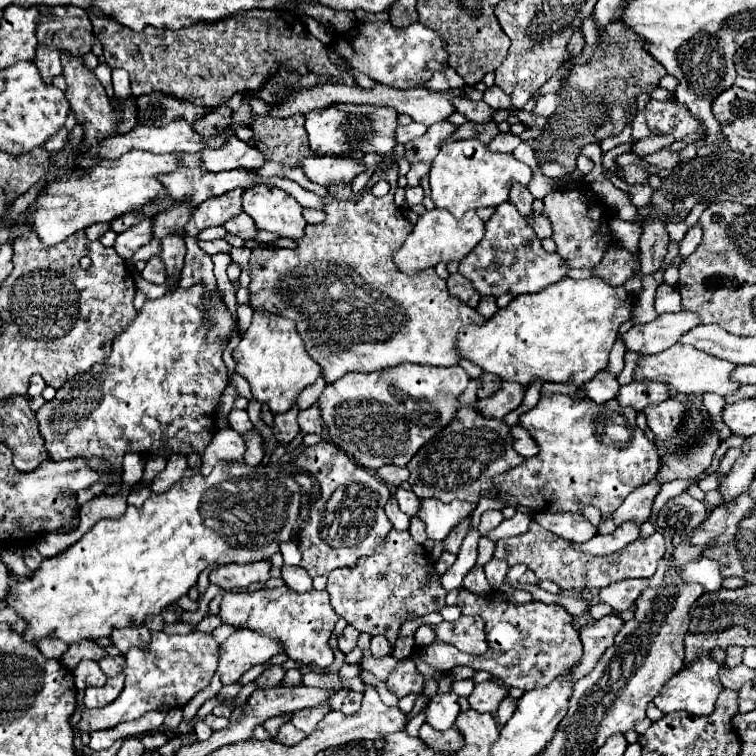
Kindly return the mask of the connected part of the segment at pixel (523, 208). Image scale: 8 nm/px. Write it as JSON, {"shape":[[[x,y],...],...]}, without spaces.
{"shape":[[[515,184],[513,188],[511,188],[511,194],[509,194],[509,202],[519,210],[519,214],[523,216],[523,218],[527,218],[533,210],[531,210],[531,204],[533,204],[533,196],[531,196],[531,192],[525,188],[525,186],[521,186],[521,184]]]}

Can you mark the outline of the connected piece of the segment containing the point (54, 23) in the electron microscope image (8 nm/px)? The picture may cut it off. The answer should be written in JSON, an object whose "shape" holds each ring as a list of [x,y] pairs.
{"shape":[[[39,6],[39,20],[37,20],[37,54],[33,58],[33,64],[41,72],[41,80],[45,84],[51,84],[55,76],[61,74],[61,62],[55,62],[55,54],[67,52],[71,56],[85,56],[91,52],[93,46],[93,32],[89,16],[83,8],[77,6]]]}

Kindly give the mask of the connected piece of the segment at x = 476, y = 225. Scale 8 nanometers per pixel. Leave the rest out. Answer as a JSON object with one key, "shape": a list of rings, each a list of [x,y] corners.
{"shape":[[[433,208],[417,220],[417,224],[413,226],[413,232],[407,236],[405,244],[393,254],[393,262],[403,274],[413,276],[427,268],[437,266],[439,262],[447,264],[451,260],[465,258],[477,246],[477,242],[483,238],[483,234],[485,234],[485,222],[477,216],[475,210],[469,210],[461,220],[457,220],[447,210]]]}

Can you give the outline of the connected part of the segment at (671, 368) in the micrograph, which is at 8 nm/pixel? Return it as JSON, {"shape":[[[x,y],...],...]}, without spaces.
{"shape":[[[673,344],[671,348],[663,350],[661,354],[653,354],[653,356],[641,356],[637,362],[637,368],[633,370],[633,380],[653,380],[653,382],[663,382],[673,386],[677,392],[681,394],[705,394],[705,392],[713,392],[713,394],[721,394],[721,396],[729,396],[733,394],[739,384],[729,380],[731,370],[735,368],[733,362],[709,356],[701,350],[695,350],[693,346],[683,346],[683,344]]]}

